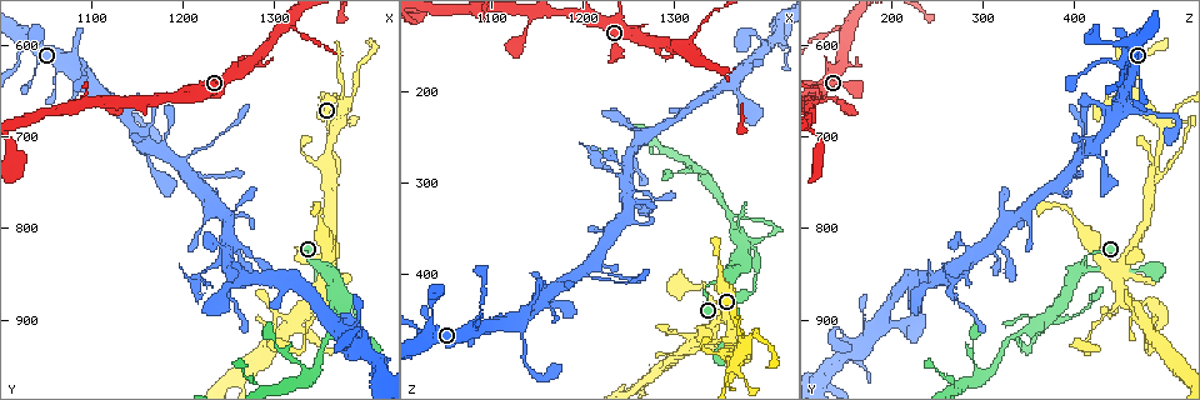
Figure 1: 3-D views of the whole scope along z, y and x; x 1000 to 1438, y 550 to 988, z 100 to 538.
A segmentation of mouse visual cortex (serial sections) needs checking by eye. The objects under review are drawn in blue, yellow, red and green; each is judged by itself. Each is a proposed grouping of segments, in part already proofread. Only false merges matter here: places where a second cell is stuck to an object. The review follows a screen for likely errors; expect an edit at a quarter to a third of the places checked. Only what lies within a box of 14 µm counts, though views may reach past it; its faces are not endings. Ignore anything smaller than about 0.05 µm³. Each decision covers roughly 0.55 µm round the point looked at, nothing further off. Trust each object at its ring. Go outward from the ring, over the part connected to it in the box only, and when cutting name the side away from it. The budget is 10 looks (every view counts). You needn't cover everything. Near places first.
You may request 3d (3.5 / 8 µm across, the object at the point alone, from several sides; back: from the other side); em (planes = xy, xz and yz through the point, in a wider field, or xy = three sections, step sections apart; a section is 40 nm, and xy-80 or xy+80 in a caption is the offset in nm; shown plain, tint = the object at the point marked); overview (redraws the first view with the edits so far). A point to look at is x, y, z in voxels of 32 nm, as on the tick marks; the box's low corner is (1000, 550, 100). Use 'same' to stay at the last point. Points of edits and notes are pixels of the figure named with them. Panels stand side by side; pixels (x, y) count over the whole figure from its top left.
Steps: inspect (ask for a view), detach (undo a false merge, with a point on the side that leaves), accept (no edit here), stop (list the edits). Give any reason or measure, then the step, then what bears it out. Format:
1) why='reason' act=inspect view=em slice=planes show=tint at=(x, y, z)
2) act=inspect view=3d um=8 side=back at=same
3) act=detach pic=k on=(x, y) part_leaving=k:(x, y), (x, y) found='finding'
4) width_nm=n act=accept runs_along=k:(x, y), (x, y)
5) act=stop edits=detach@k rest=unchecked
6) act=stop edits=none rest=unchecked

why='small branch off a trunk' act=inspect view=3d um=8 at=(1375, 905, 365)

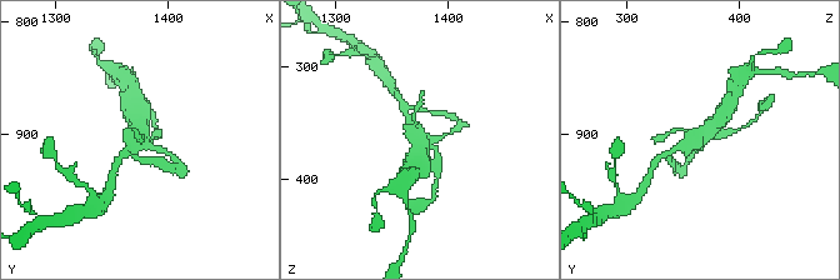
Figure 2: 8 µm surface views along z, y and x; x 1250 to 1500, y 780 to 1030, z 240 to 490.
act=inspect view=3d um=3.5 at=(1374, 902, 366)

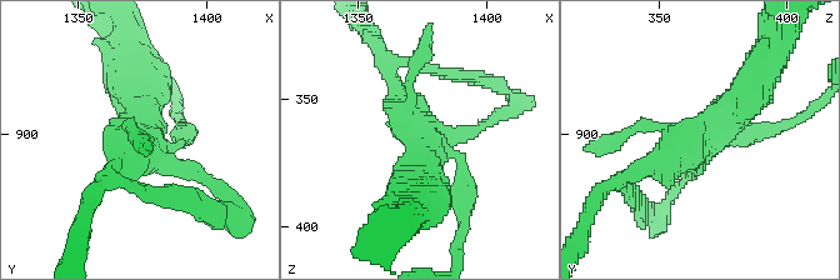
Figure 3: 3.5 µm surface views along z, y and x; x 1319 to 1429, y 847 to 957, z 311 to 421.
act=accept runs_along=3:(756, 85), (728, 120), (635, 174) found='all the same cell'

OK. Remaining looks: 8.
why='two arms in line, one across' act=inspect view=3d um=3.5 at=(1195, 735, 400)

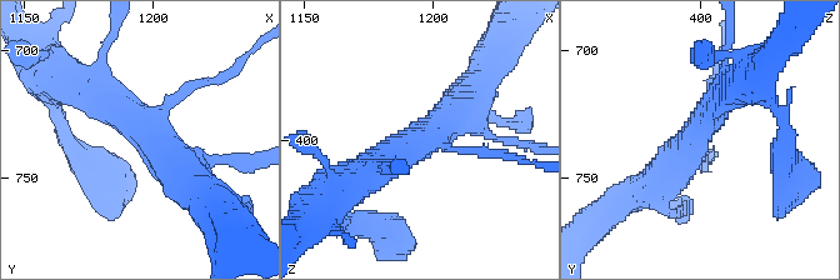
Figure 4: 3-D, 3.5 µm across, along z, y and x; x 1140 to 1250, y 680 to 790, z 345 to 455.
arms=3 arm_widths_nm=150,450,500 act=inspect view=em slice=xy step=5 show=tint at=(1195, 730, 400)

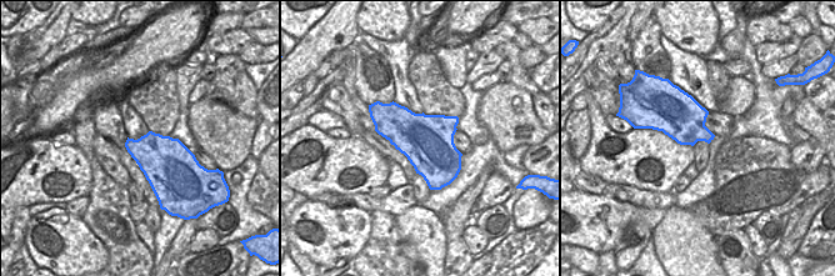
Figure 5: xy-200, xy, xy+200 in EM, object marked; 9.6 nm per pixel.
act=accept runs_along=4:(80, 86), (134, 121), (188, 186) found='all the same cell'

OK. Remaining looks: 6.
why='four arms meet' act=inspect view=3d um=3.5 at=(1260, 860, 250)

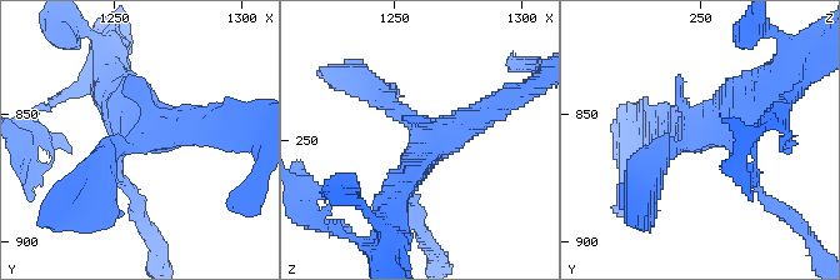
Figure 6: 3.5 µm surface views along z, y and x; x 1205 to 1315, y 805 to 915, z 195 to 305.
why='need the tissue' act=inspect view=em slice=xy step=3 show=tint at=(1264, 855, 251)

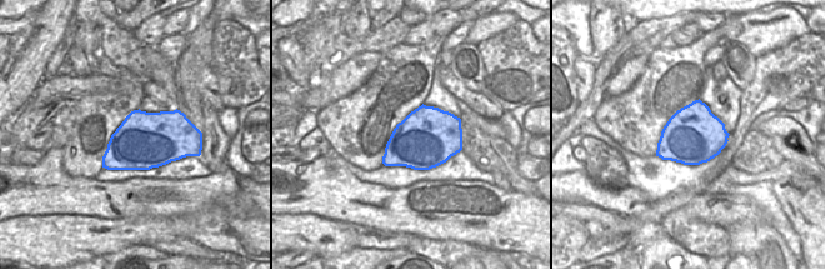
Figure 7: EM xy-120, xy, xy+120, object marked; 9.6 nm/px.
act=inspect view=em slice=xy step=5 show=tint at=same

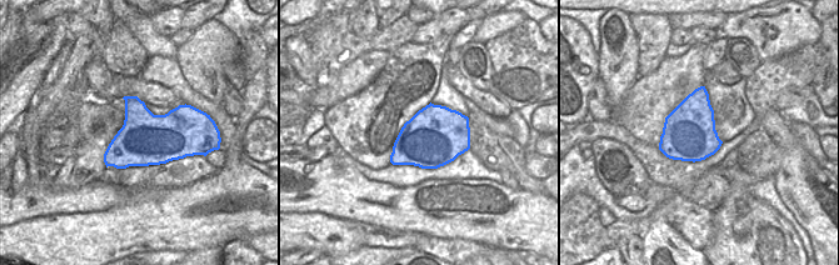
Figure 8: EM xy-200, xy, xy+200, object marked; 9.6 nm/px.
act=accept runs_along=6:(389, 201), (431, 144), (505, 100) found='continuous, no second cell'

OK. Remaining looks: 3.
why='two arms at a narrow angle' act=inspect view=3d um=3.5 at=(1375, 665, 470)

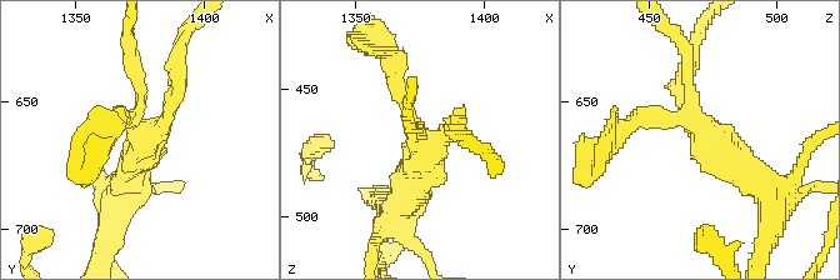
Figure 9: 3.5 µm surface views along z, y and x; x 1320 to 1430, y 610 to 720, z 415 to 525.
arms=4 arm_widths_nm=150,200,200,350 act=inspect view=em slice=xy step=5 show=tint at=(1378, 665, 474)

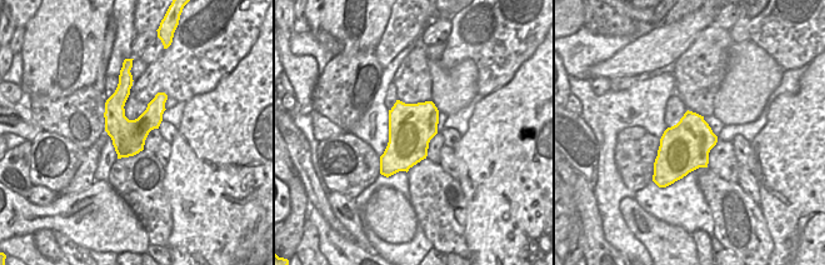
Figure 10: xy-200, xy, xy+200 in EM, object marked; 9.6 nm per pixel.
act=accept found='all the same cell'

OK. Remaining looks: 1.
act=stop edits=none rest=unchecked

